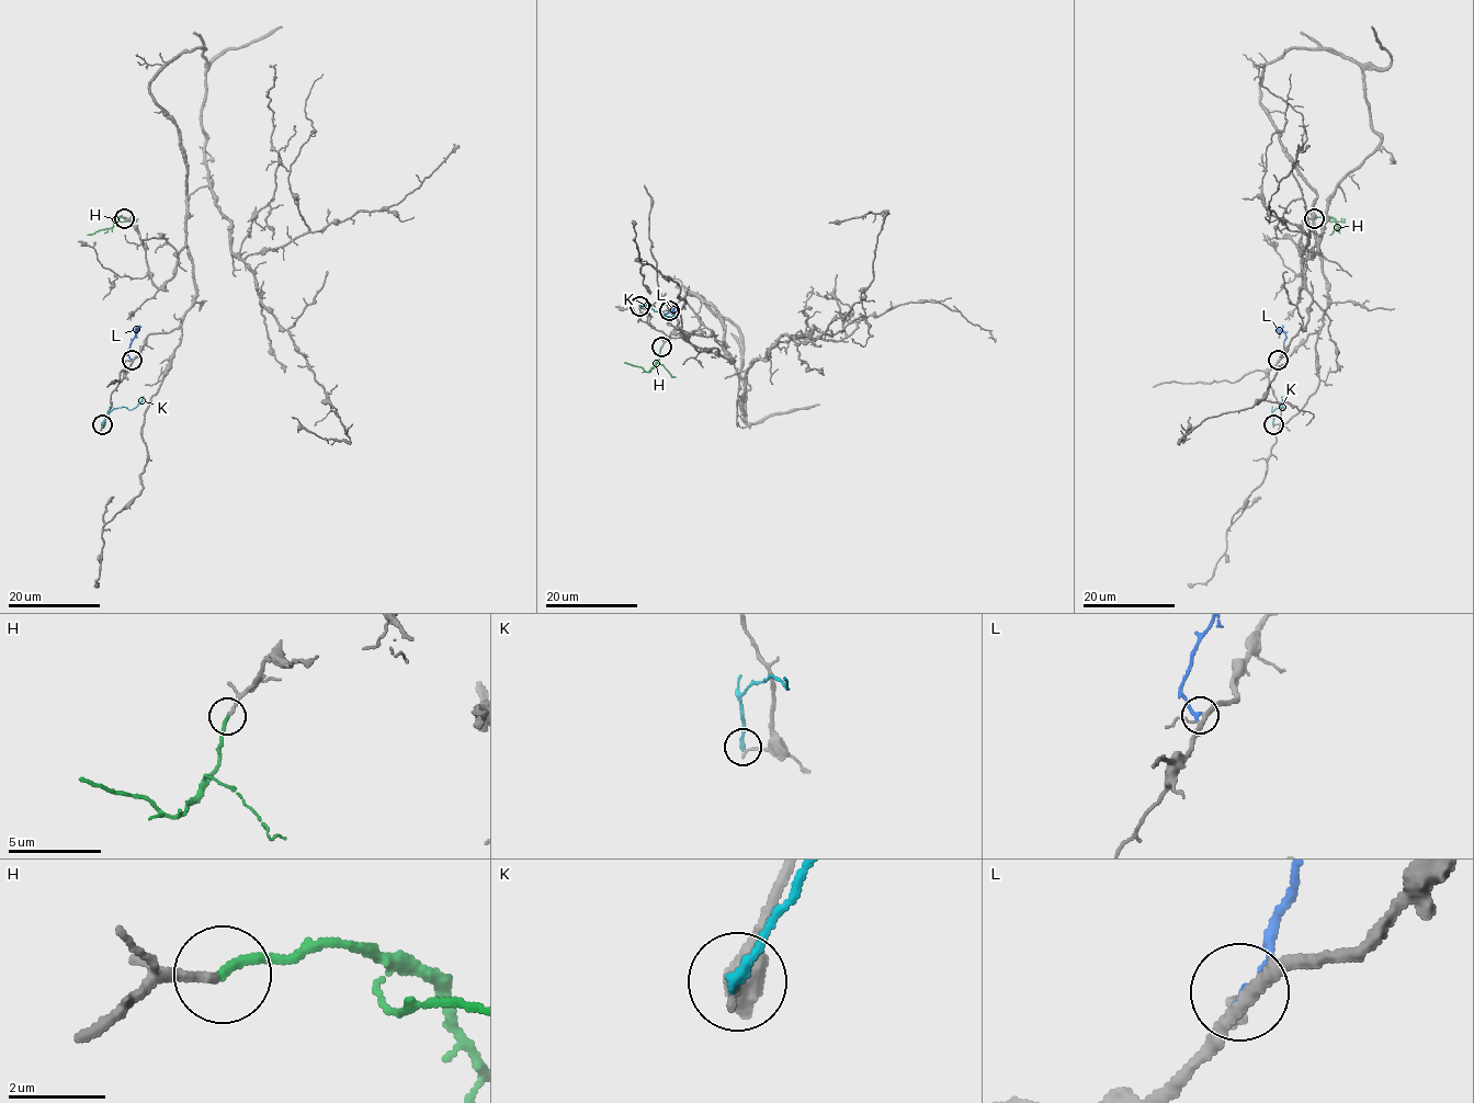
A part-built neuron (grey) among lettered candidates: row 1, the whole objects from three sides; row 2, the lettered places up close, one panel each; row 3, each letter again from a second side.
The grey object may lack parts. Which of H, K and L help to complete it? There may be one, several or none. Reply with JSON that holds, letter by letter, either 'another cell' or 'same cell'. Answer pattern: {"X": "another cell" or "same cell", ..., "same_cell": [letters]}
{"H": "same cell", "K": "another cell", "L": "another cell", "same_cell": ["H"]}

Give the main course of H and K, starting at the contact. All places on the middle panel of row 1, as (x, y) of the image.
H: (661, 348), (658, 361), (648, 372), (624, 362)
K: (639, 306), (647, 305), (666, 316), (681, 314)

